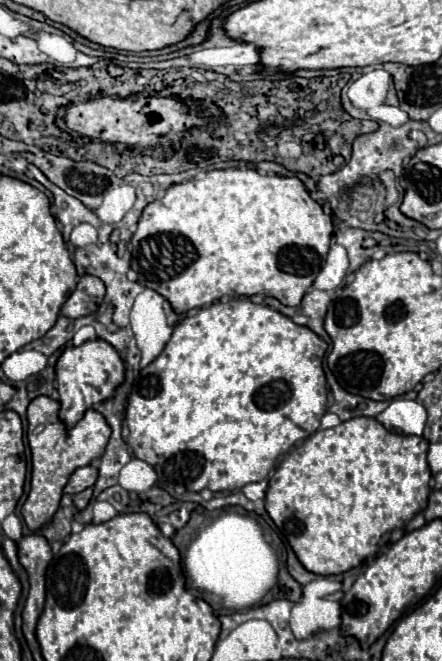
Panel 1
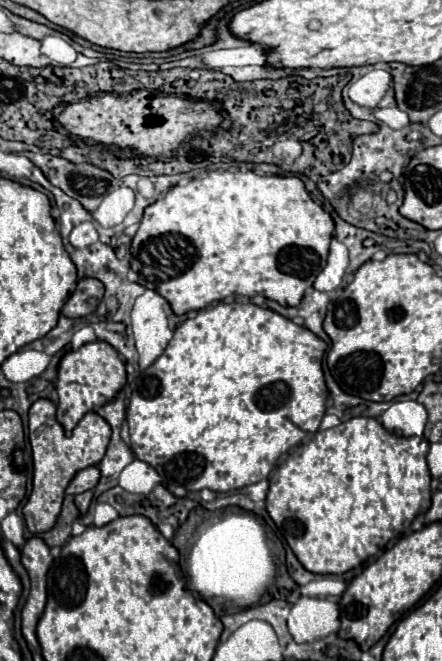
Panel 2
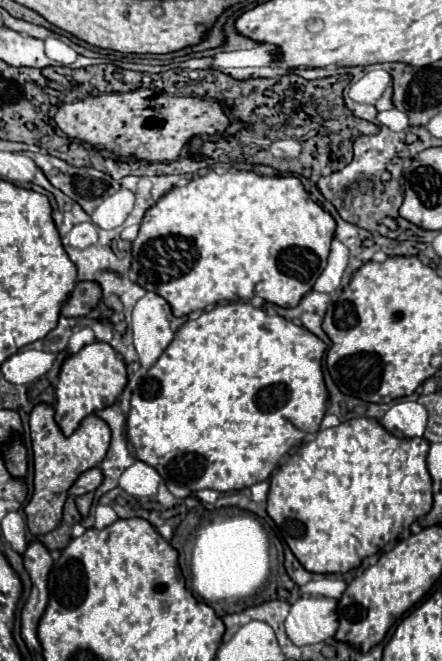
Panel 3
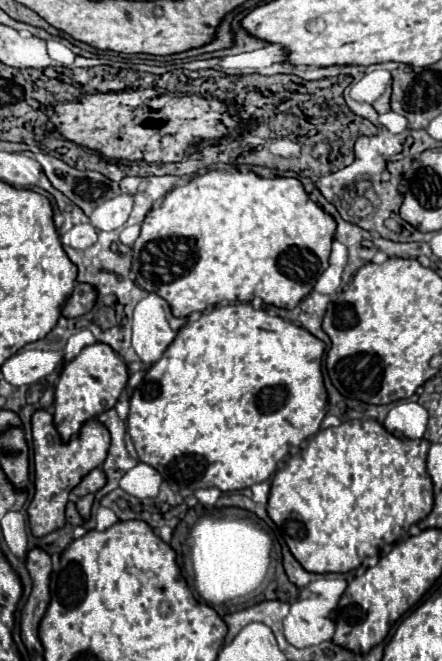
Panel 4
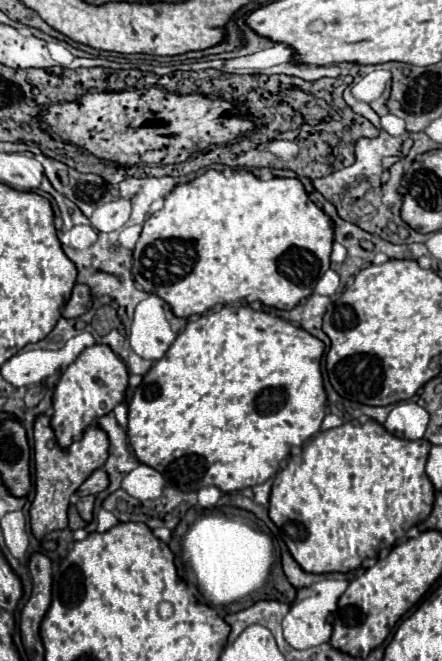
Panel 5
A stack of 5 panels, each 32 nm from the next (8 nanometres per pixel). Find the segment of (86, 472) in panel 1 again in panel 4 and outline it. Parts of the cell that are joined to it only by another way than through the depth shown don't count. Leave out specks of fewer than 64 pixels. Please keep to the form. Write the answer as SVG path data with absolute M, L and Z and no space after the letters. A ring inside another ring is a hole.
M96 468L96 470L92 470L92 472L74 488L74 494L76 494L76 496L94 494L94 492L98 492L102 486L104 486L104 470L102 470L102 468Z

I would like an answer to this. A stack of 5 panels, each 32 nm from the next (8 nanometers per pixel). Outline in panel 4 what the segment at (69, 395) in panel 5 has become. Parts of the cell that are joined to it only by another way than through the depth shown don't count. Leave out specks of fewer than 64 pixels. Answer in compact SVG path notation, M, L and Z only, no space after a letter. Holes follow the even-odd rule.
M108 344L86 346L72 362L68 362L60 374L54 392L54 426L62 442L76 436L82 426L102 412L108 412L120 400L122 390L128 384L128 368L124 360Z

